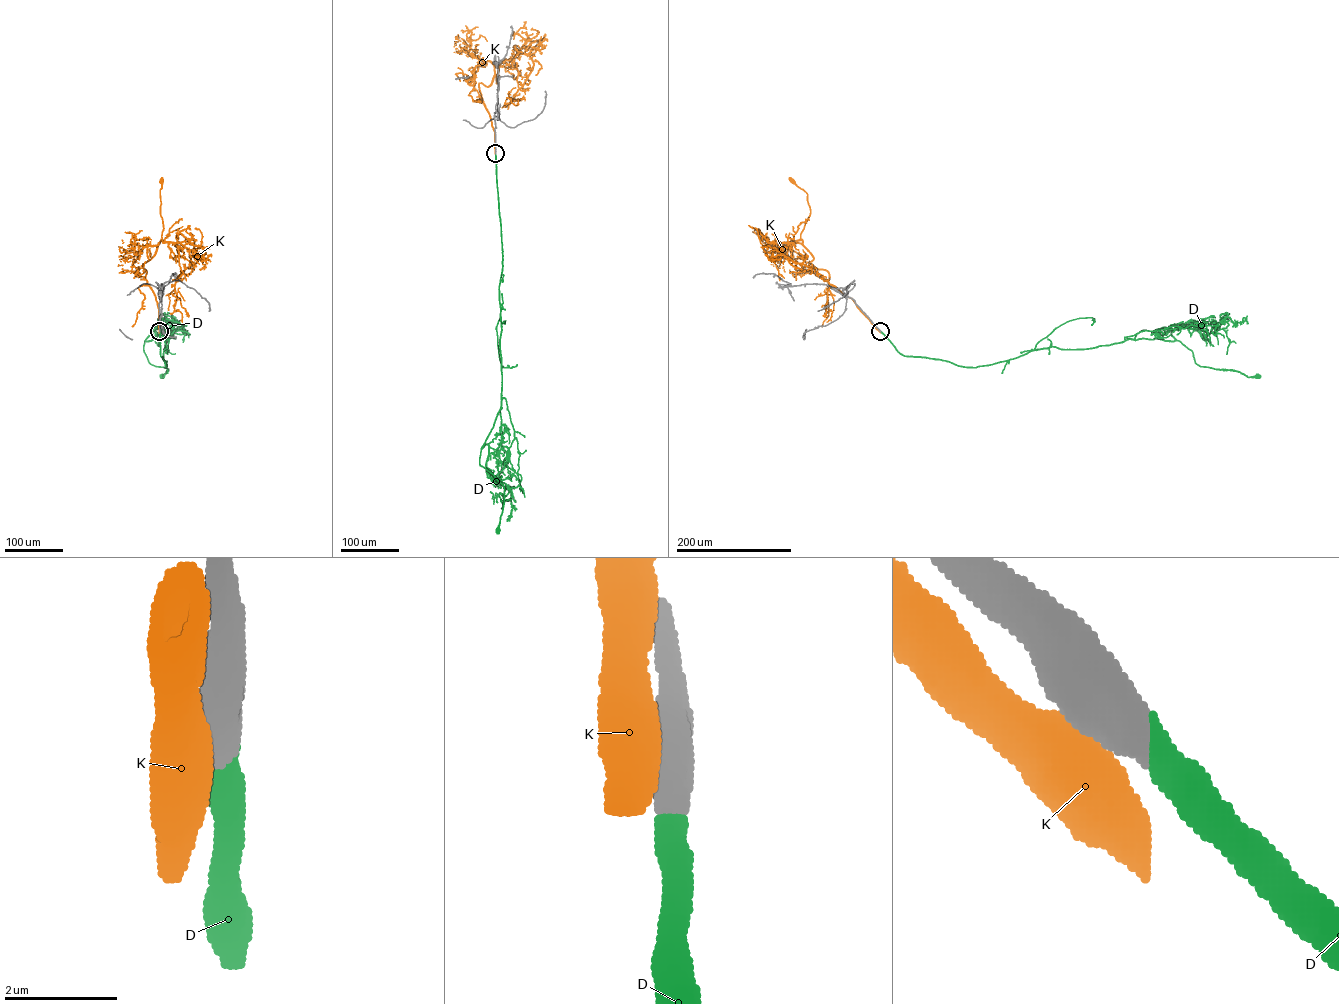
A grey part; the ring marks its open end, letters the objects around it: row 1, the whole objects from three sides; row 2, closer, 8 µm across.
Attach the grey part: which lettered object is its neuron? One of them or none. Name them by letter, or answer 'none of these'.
D

